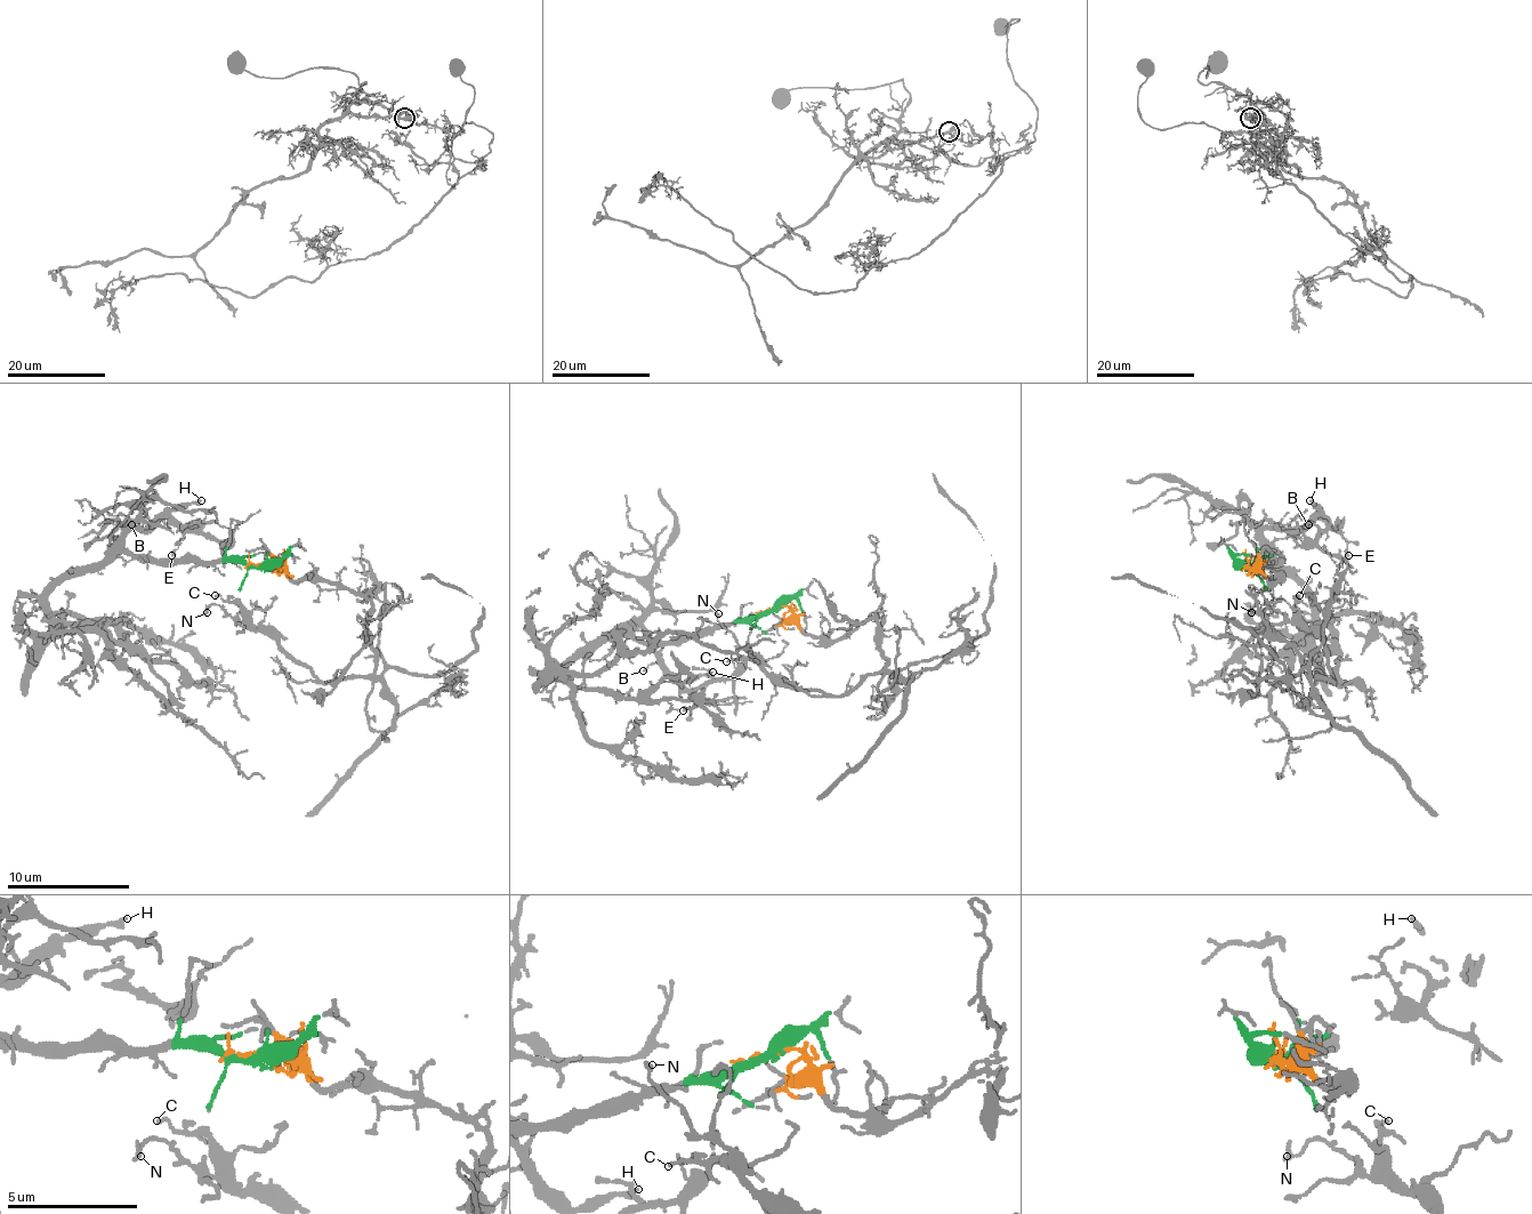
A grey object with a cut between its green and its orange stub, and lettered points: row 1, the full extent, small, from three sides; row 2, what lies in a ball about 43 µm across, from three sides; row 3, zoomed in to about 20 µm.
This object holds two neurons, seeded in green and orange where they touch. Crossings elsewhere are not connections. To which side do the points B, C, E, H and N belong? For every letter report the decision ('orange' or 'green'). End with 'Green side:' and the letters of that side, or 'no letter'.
B: green
C: orange
E: green
H: green
N: orange
Green side: B, E, H

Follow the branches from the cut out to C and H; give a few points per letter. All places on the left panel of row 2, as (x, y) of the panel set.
C: (260, 564), (324, 588), (355, 592), (371, 604), (371, 675), (319, 681), (239, 606), (214, 595)
H: (260, 564), (137, 561), (122, 545), (131, 530), (146, 530), (171, 508), (183, 508), (202, 499)

